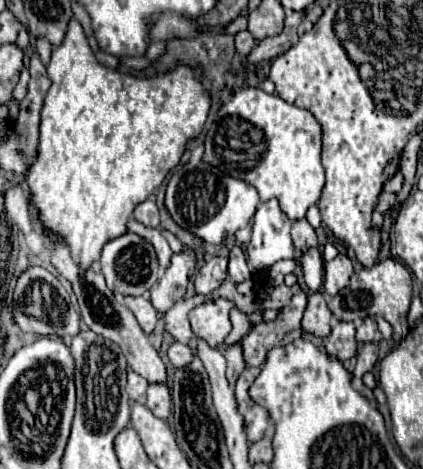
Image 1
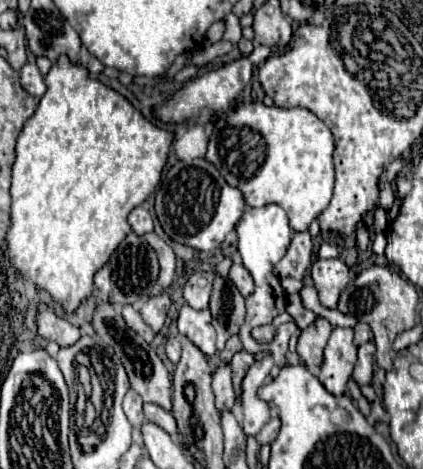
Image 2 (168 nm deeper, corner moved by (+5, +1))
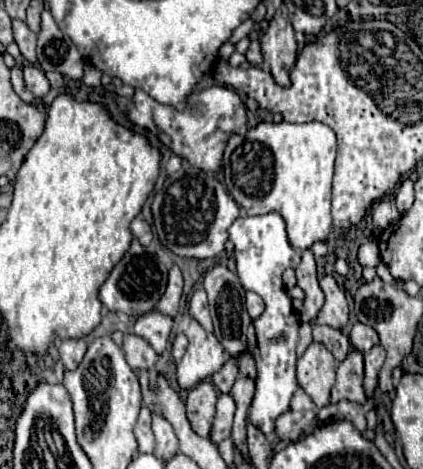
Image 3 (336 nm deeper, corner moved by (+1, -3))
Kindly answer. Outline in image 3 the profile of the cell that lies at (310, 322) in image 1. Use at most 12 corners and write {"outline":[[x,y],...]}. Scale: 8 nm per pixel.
{"outline":[[312,342],[296,362],[298,384],[318,408],[330,400],[336,358]]}

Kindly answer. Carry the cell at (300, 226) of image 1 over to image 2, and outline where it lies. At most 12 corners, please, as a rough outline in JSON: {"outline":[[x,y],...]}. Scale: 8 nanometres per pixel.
{"outline":[[296,232],[276,276],[304,280],[312,258],[312,238]]}

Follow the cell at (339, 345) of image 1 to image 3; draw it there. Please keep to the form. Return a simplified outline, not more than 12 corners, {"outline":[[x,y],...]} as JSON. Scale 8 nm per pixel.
{"outline":[[358,350],[338,362],[330,402],[364,404],[364,364]]}

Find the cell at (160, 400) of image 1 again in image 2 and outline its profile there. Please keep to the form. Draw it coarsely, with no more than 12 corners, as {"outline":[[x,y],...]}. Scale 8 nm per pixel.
{"outline":[[144,404],[146,420],[176,438],[176,420],[156,404]]}

